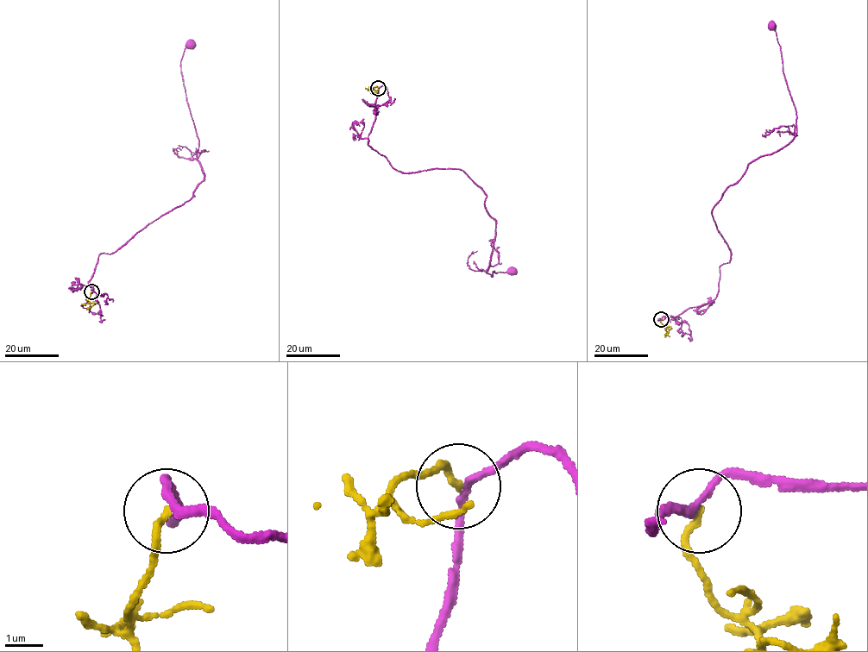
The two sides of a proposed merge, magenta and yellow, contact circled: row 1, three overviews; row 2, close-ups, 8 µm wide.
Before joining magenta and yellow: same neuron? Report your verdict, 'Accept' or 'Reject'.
Accept

